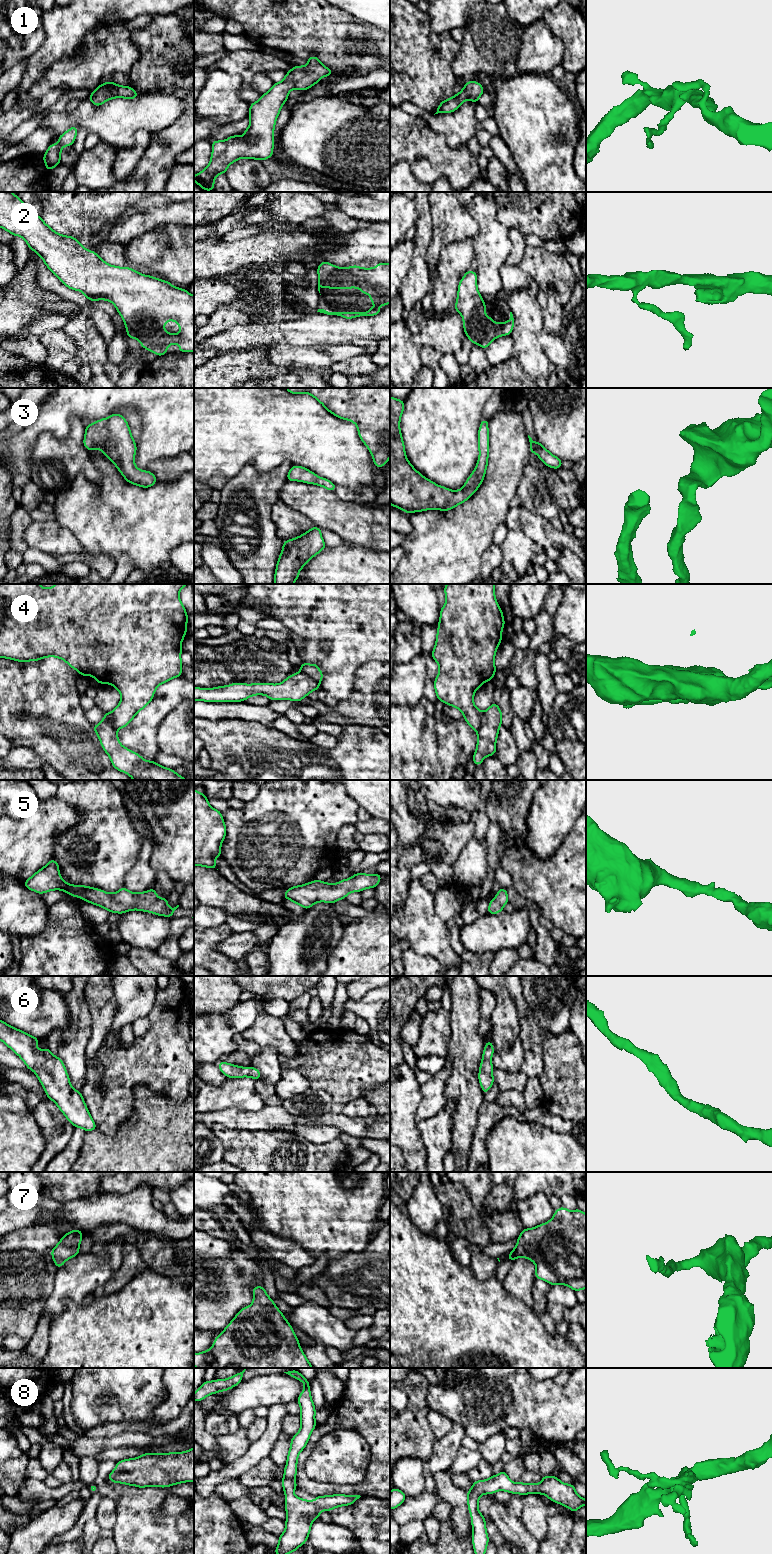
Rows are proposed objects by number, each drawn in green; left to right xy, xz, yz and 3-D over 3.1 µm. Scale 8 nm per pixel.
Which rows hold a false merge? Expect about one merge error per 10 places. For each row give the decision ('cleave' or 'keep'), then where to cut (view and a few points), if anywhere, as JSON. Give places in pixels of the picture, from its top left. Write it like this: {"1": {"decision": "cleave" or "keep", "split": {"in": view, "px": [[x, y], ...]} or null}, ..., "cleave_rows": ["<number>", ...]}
{"1": {"decision": "keep", "split": null}, "2": {"decision": "keep", "split": null}, "3": {"decision": "keep", "split": null}, "4": {"decision": "cleave", "split": {"in": "yz", "px": [[483, 712], [482, 723], [477, 731]]}}, "5": {"decision": "keep", "split": null}, "6": {"decision": "keep", "split": null}, "7": {"decision": "keep", "split": null}, "8": {"decision": "keep", "split": null}, "cleave_rows": ["4"]}

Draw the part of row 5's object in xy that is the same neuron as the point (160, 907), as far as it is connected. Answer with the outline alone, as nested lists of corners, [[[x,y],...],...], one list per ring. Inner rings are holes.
[[[54,859],[28,878],[24,882],[24,886],[40,895],[51,890],[62,890],[72,897],[78,896],[80,899],[100,906],[111,913],[123,914],[131,910],[140,910],[170,918],[179,907],[177,905],[174,908],[169,908],[167,898],[159,898],[155,887],[141,893],[130,892],[125,887],[116,893],[107,893],[90,886],[68,884],[60,876],[59,865]]]

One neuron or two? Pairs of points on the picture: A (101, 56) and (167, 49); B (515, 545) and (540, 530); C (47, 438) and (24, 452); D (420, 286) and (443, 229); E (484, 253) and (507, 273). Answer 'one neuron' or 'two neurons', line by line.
A: two neurons
B: two neurons
C: two neurons
D: two neurons
E: two neurons

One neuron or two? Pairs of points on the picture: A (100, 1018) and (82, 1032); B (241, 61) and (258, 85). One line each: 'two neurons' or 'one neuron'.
A: two neurons
B: two neurons

